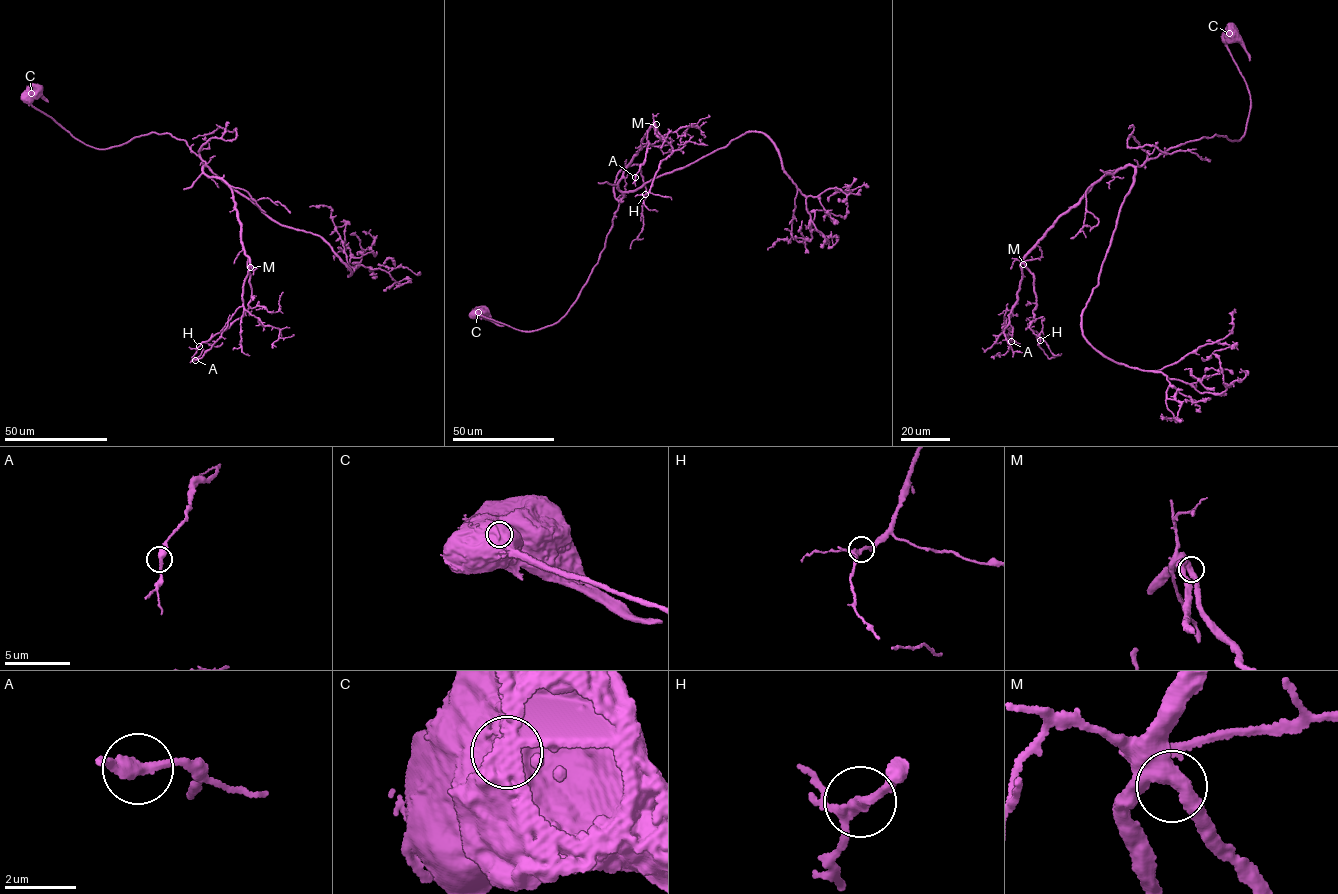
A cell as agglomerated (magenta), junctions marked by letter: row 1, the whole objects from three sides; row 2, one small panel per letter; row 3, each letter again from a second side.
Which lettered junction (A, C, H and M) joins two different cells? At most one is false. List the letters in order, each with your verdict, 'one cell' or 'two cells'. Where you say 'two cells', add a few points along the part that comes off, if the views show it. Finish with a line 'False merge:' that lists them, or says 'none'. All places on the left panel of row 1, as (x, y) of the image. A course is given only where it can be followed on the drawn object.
A: one cell
C: two cells; course (31, 93), (48, 101)
H: one cell
M: one cell
False merge: C

